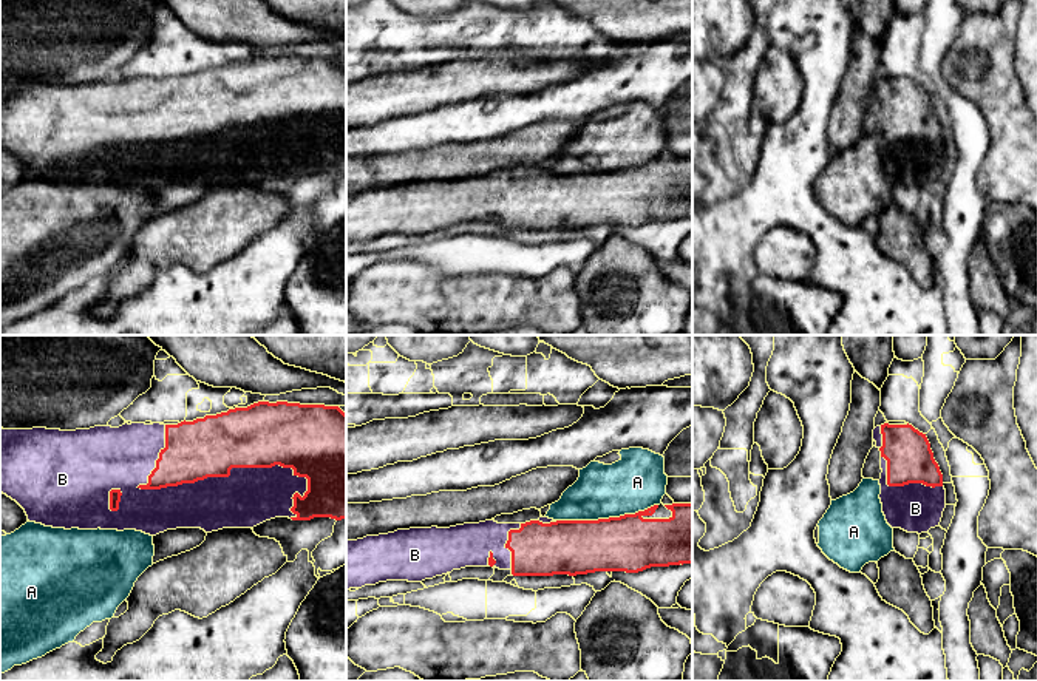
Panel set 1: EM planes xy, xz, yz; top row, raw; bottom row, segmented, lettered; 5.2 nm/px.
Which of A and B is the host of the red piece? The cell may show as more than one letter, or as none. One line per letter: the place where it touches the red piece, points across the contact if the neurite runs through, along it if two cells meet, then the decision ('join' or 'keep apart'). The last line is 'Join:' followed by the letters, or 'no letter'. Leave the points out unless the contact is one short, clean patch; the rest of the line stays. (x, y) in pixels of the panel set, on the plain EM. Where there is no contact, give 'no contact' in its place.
A: contact xz (606, 173); keep apart
B: contact xy (229, 128); join
Join: B

